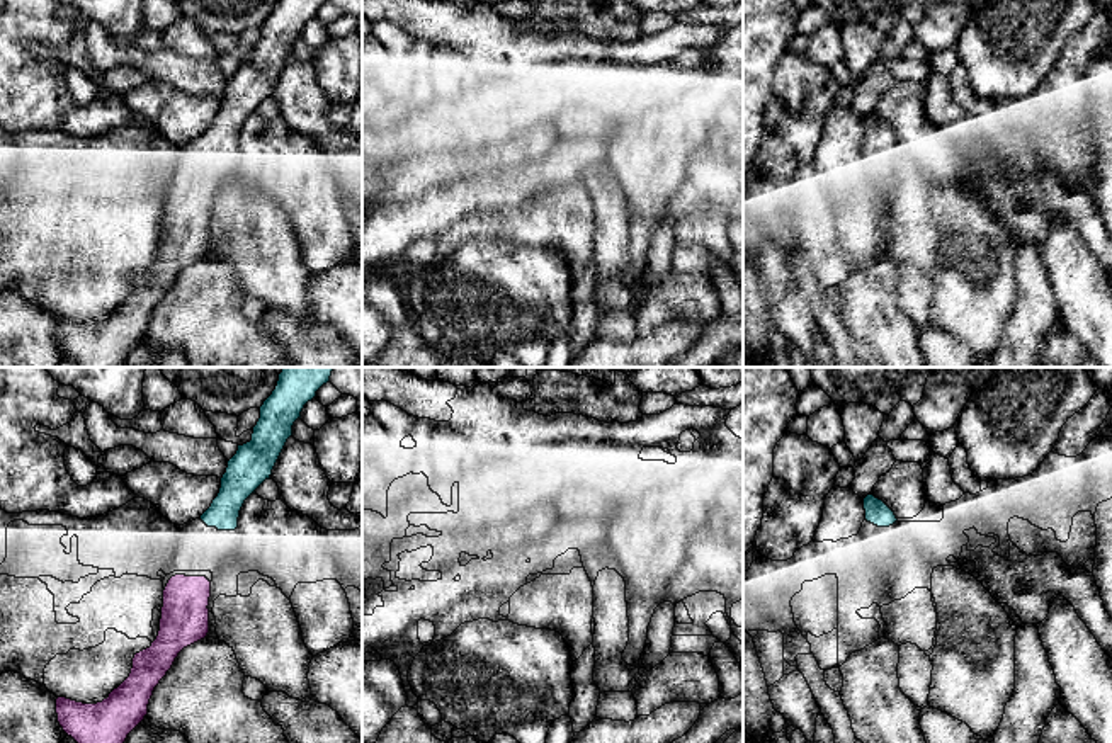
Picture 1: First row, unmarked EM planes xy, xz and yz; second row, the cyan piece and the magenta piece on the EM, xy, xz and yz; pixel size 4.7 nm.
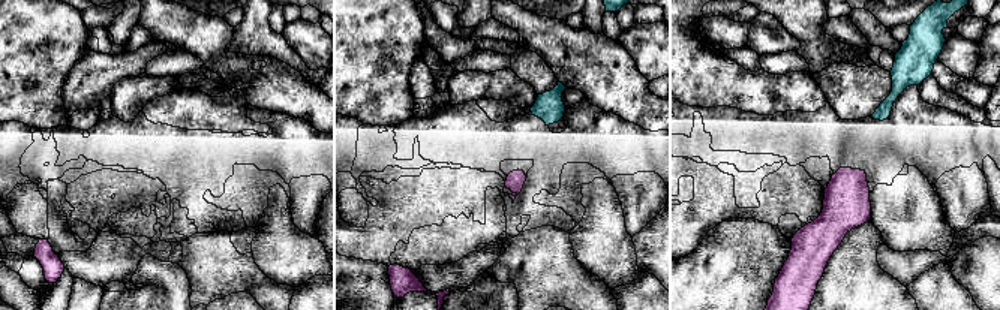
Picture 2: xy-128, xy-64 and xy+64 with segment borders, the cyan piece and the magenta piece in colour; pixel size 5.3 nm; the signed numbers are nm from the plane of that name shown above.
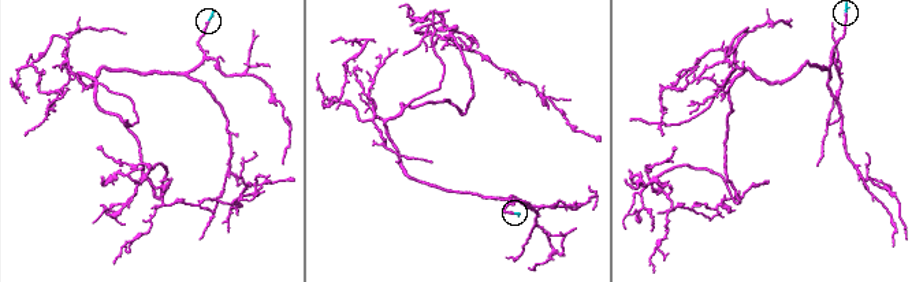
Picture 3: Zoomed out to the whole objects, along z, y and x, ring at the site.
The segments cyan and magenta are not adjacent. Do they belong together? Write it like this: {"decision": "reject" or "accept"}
{"decision": "accept"}

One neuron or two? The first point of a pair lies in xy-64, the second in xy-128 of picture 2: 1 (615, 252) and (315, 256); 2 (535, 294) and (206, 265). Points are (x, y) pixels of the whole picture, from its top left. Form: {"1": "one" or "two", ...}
{"1": "one", "2": "one"}

